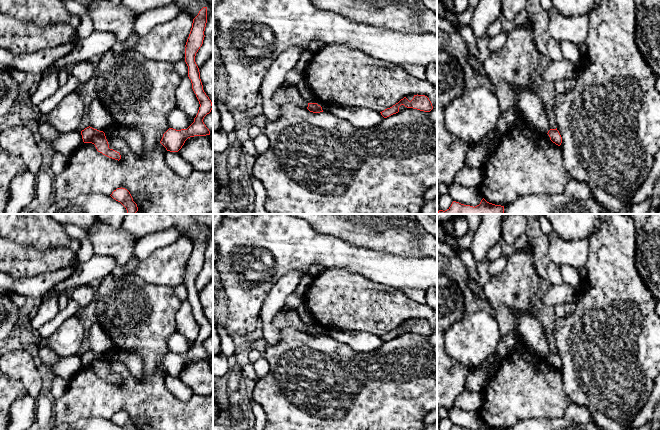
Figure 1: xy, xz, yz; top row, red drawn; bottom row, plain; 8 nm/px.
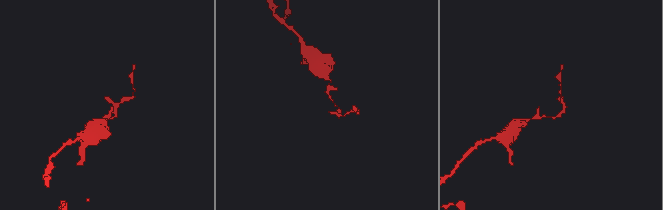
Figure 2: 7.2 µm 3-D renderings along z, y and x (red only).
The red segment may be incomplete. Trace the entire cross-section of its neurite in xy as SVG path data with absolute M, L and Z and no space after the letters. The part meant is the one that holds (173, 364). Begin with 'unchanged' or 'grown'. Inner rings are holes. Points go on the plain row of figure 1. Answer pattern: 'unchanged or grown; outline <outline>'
unchanged; outline M203 231L193 243L192 252L185 269L185 286L188 290L188 301L192 307L192 313L196 318L200 331L194 346L187 352L176 354L169 352L160 367L170 376L178 376L185 365L194 360L210 359L209 353L203 346L204 341L211 336L213 329L203 314L199 292L195 286L195 280L204 264L204 255L207 247L207 231Z

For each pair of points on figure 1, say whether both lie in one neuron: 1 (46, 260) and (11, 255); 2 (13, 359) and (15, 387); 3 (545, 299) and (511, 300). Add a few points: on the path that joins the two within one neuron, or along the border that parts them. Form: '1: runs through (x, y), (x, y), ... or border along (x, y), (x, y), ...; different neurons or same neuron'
1: runs through (37, 260), (20, 260); same neuron
2: border along (10, 376), (14, 377), (27, 393); different neurons
3: border along (539, 293), (533, 304); different neurons

